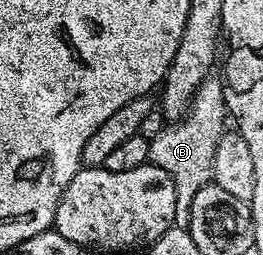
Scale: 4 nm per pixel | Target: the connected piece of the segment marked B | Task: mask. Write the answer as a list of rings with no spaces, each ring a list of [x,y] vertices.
[[[210,76],[198,88],[184,117],[165,125],[164,130],[149,141],[148,162],[162,168],[162,172],[166,172],[170,180],[174,180],[177,223],[187,223],[190,204],[198,193],[198,188],[212,181],[214,152],[218,149],[218,140],[222,140],[226,132],[224,121],[229,121],[229,118],[228,105],[224,99],[224,82],[219,77]]]

